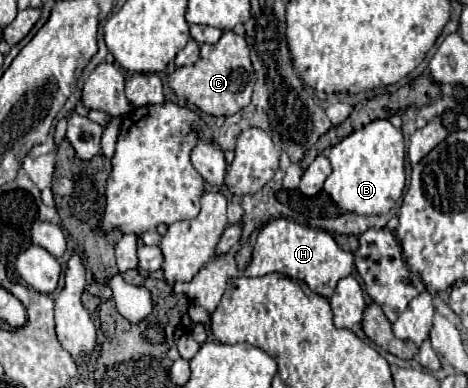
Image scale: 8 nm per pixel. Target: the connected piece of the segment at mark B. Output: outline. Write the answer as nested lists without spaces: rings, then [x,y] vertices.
[[[373,120],[361,130],[327,150],[333,172],[325,180],[325,192],[337,202],[341,210],[361,216],[383,214],[401,198],[405,188],[405,140],[399,128],[389,120]]]

